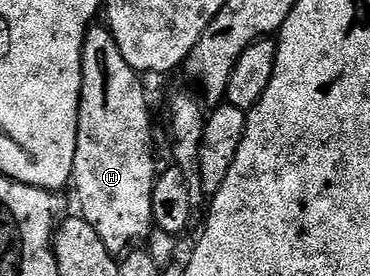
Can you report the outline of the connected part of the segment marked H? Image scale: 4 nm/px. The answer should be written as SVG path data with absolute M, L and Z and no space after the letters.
M92 25L83 41L81 96L79 97L79 119L77 120L77 156L73 160L71 177L73 187L75 186L75 194L79 197L79 206L83 209L80 210L82 218L89 224L93 224L93 228L97 231L97 236L101 236L105 248L109 248L109 252L116 256L122 255L124 252L130 251L136 244L142 243L139 242L142 238L143 241L150 239L153 229L151 217L153 216L153 188L155 187L157 169L155 170L155 150L151 147L151 110L147 107L147 94L143 91L142 80L144 81L134 68L127 63L125 56L121 56L121 48L117 48L117 40L113 40L113 36L106 25Z

